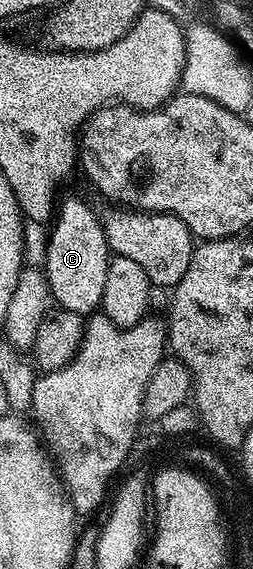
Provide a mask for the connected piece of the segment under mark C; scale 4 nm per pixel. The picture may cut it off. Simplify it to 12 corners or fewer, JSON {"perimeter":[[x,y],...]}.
{"perimeter":[[62,198],[43,270],[52,302],[101,306],[111,252],[102,220]]}

